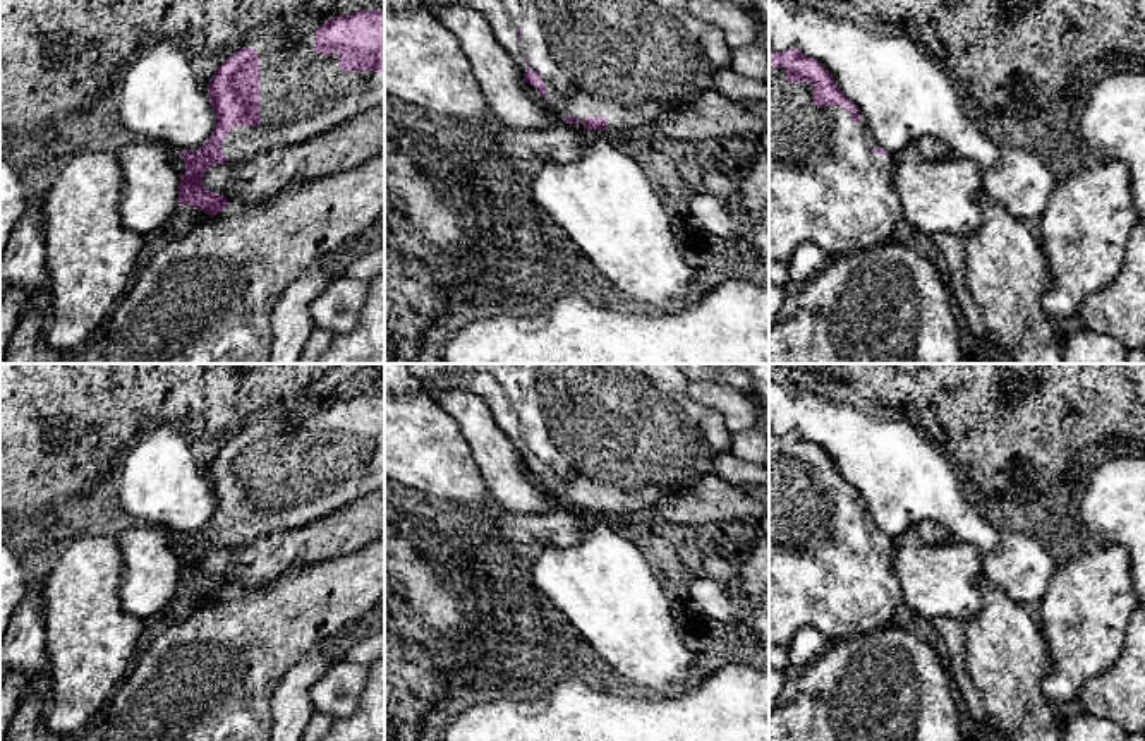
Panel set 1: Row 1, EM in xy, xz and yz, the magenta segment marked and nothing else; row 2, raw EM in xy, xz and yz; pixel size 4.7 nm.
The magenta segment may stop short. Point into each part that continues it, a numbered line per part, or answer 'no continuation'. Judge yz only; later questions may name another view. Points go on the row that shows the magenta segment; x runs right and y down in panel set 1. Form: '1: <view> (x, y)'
1: yz (826, 186)

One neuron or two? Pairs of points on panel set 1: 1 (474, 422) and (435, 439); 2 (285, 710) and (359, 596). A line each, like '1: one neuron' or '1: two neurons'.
1: two neurons
2: two neurons

